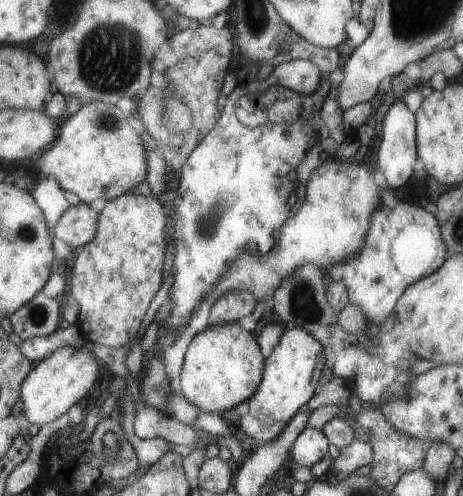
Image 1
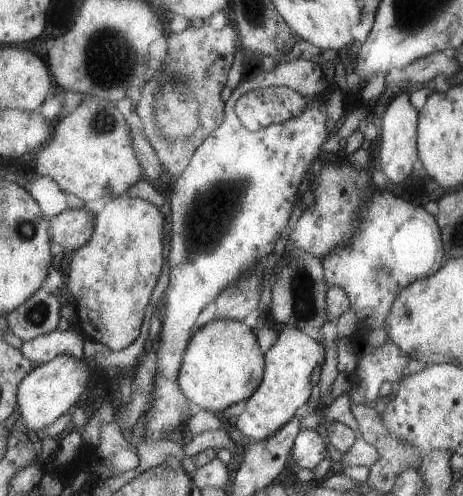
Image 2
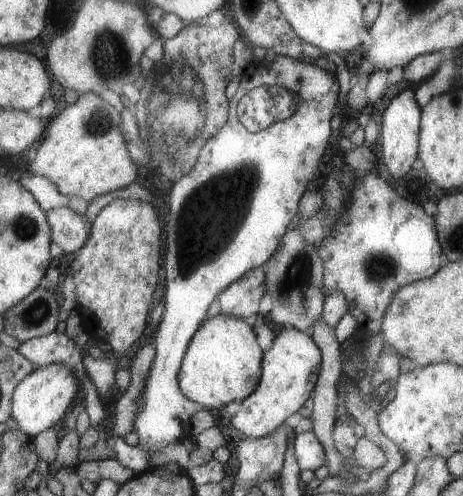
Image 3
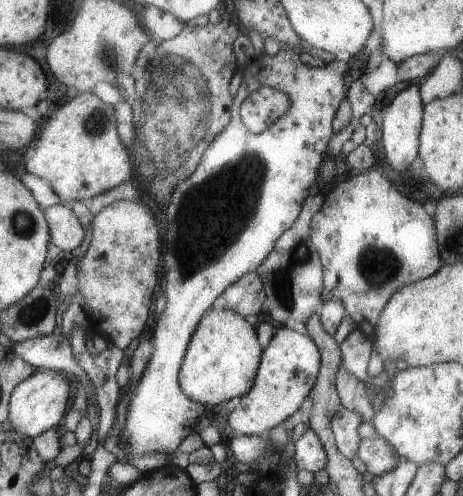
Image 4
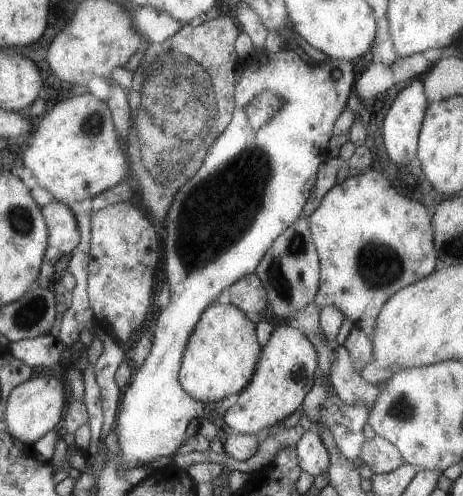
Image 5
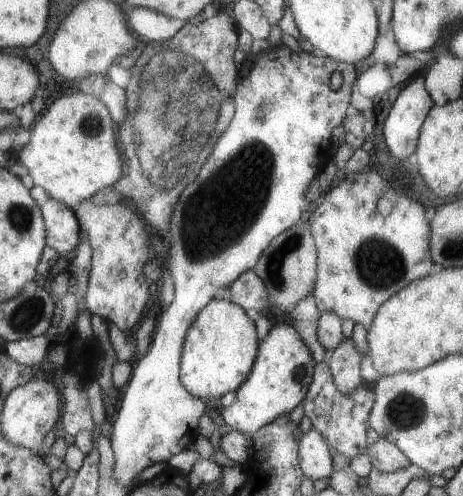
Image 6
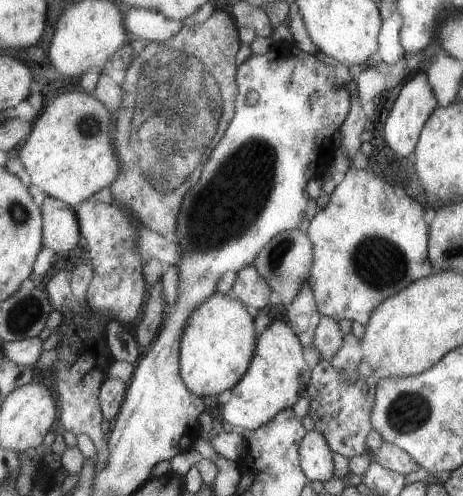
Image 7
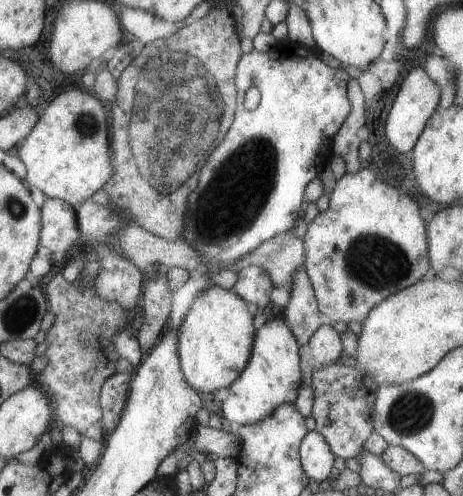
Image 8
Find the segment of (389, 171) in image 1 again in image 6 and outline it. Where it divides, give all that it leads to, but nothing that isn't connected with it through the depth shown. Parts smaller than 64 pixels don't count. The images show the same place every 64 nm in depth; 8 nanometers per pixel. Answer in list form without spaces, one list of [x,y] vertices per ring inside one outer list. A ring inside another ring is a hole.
[[[415,76],[403,86],[383,126],[385,144],[397,160],[407,160],[417,152],[421,126],[433,106],[423,76]]]

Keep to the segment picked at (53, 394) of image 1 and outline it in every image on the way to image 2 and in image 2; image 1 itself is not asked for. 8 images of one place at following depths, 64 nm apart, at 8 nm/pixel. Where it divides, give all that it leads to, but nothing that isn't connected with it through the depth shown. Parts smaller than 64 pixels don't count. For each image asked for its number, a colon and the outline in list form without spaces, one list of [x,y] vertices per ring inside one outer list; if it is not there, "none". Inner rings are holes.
2: [[[73,354],[59,356],[53,362],[43,364],[43,366],[37,364],[35,370],[19,386],[17,410],[19,410],[19,418],[23,420],[25,428],[39,434],[41,430],[47,430],[49,426],[55,426],[55,422],[59,422],[59,418],[73,412],[73,408],[79,402],[79,398],[83,396],[89,380],[91,380],[91,368],[87,368],[85,362],[75,360]]]

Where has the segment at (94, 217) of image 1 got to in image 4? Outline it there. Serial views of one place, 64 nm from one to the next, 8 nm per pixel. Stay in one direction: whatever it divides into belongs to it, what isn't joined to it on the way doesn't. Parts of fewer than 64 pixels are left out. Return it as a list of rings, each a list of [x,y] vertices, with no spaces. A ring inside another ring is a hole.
[[[71,204],[51,206],[45,210],[45,214],[51,224],[53,244],[57,248],[61,248],[61,252],[65,252],[69,256],[71,250],[75,250],[77,246],[83,244],[87,232],[85,232],[83,224],[79,222],[79,216],[71,210]]]

